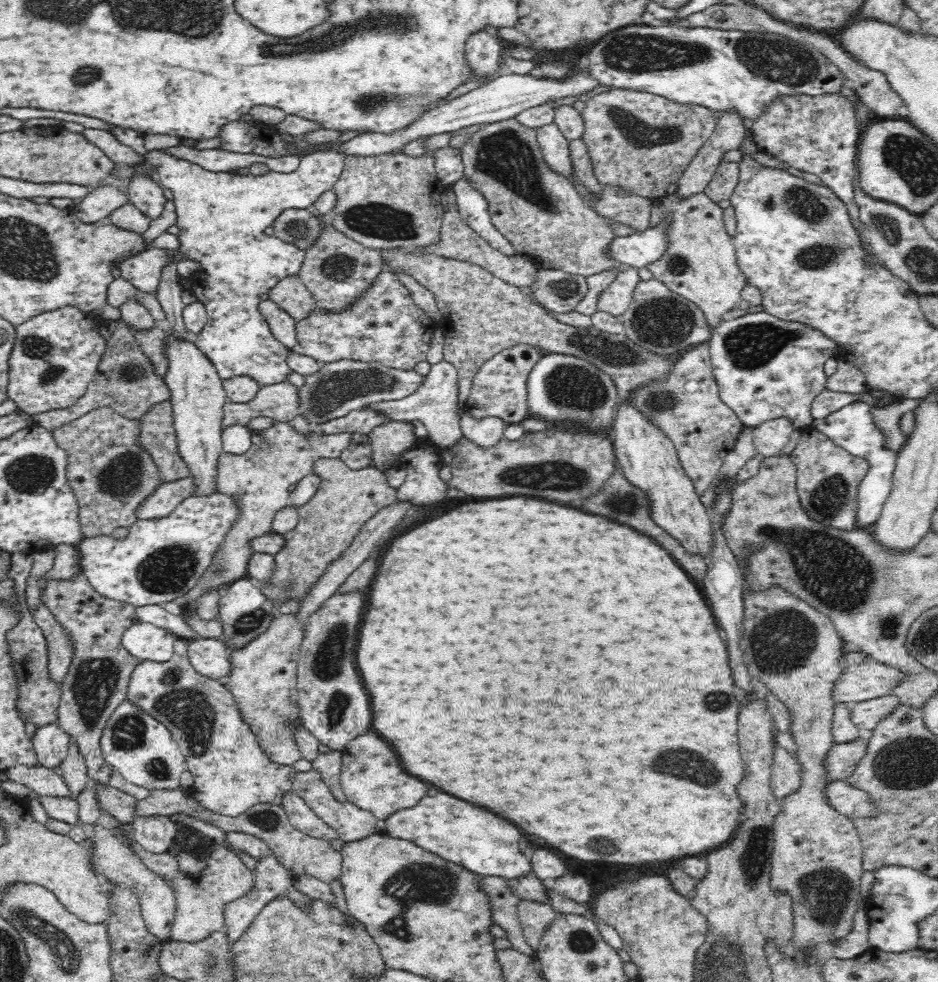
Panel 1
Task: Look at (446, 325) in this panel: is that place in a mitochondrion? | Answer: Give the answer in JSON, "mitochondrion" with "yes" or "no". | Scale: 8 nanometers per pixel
{"mitochondrion":"no"}

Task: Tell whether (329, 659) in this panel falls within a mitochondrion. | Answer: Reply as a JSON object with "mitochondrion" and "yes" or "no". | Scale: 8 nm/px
{"mitochondrion":"yes"}

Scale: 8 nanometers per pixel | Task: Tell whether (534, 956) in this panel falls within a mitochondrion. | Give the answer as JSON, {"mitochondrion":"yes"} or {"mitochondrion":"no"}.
{"mitochondrion":"no"}

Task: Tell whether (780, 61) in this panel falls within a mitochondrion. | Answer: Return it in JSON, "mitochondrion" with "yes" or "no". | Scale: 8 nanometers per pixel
{"mitochondrion":"yes"}

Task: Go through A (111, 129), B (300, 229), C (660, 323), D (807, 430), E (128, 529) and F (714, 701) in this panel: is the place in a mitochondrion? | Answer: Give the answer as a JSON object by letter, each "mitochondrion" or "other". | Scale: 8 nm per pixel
{"A":"other","B":"mitochondrion","C":"mitochondrion","D":"other","E":"other","F":"mitochondrion"}

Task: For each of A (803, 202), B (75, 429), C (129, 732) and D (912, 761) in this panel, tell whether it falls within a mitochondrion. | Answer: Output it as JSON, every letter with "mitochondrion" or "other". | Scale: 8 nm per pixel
{"A":"mitochondrion","B":"other","C":"mitochondrion","D":"mitochondrion"}

